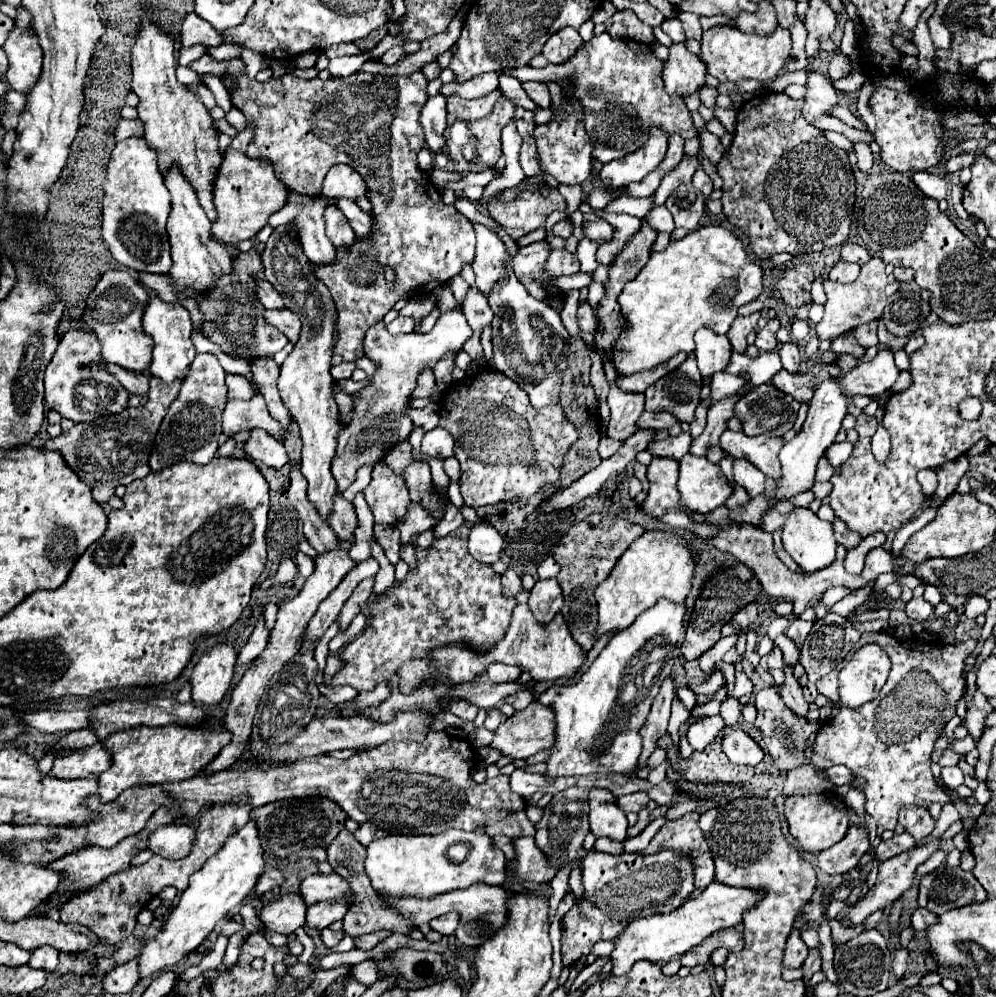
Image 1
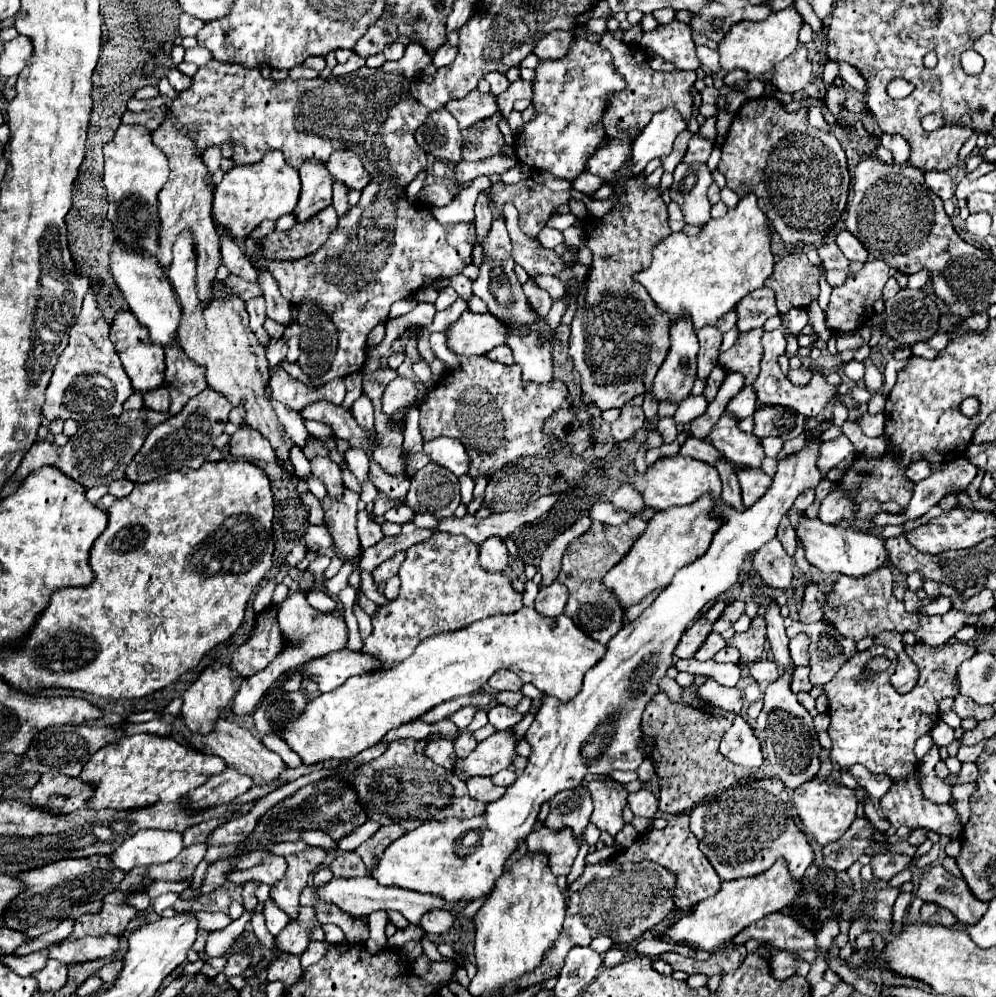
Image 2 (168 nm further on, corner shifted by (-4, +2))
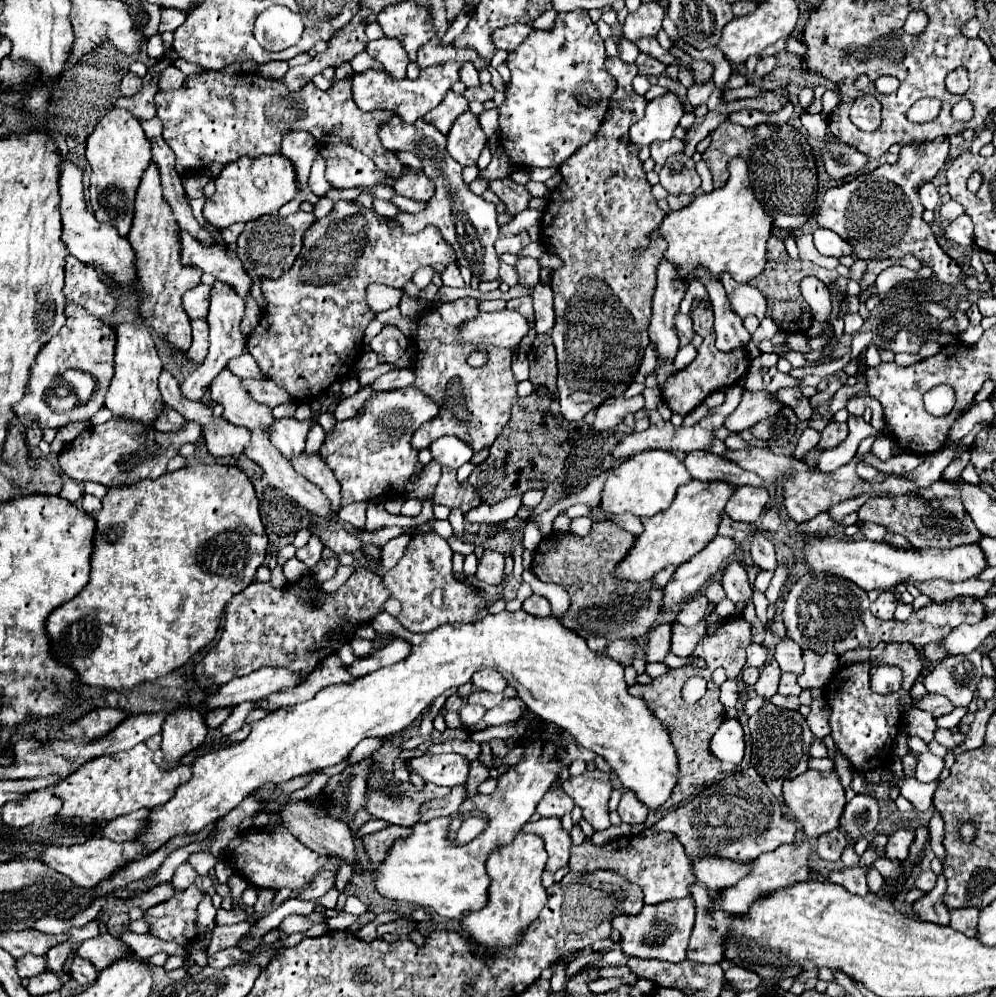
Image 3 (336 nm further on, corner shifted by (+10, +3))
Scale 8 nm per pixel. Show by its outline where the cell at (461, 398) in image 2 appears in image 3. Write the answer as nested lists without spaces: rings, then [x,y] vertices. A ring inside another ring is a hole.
[[[468,297],[434,305],[418,319],[418,333],[414,337],[414,385],[440,405],[438,417],[430,423],[424,423],[412,437],[412,445],[418,451],[432,443],[432,435],[454,435],[466,441],[474,451],[482,451],[484,445],[492,445],[496,441],[496,437],[502,433],[502,427],[510,421],[510,407],[518,399],[516,379],[510,371],[512,351],[484,345],[482,349],[490,355],[488,363],[480,369],[474,369],[466,363],[466,357],[470,351],[474,351],[474,345],[462,341],[456,331],[462,323],[474,319],[478,313],[478,301]]]

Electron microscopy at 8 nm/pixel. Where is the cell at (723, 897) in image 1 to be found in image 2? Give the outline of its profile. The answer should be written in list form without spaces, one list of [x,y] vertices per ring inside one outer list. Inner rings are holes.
[[[778,860],[770,870],[764,874],[722,882],[720,892],[712,898],[706,898],[704,902],[698,902],[686,916],[678,918],[672,926],[666,926],[662,932],[654,932],[656,938],[668,938],[672,942],[686,942],[692,944],[696,950],[708,950],[712,952],[718,946],[728,944],[736,934],[740,934],[744,928],[754,924],[756,920],[784,910],[788,904],[794,902],[798,892],[804,888],[804,884],[794,882],[786,864]]]

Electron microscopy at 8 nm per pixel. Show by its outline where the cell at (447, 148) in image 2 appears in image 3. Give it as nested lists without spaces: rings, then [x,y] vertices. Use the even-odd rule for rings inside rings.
[[[394,115],[380,125],[378,133],[382,145],[386,149],[412,151],[422,161],[422,171],[428,179],[434,181],[434,195],[426,203],[426,209],[420,213],[404,213],[400,211],[394,221],[400,223],[404,233],[418,233],[426,225],[434,225],[440,229],[442,237],[452,245],[456,253],[456,261],[462,267],[468,267],[474,277],[480,281],[498,279],[498,257],[494,251],[494,241],[498,239],[498,223],[496,223],[496,205],[484,201],[474,195],[468,185],[462,181],[462,165],[458,165],[446,151],[446,137],[434,129],[434,125],[418,119],[416,123],[406,123]]]

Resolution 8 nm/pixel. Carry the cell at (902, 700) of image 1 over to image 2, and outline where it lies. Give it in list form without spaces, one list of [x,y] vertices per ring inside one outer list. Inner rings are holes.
[[[916,642],[912,646],[904,646],[904,652],[918,666],[918,684],[908,694],[900,694],[890,684],[890,676],[896,670],[898,656],[892,648],[886,646],[872,646],[864,652],[856,652],[838,670],[838,674],[828,684],[824,684],[824,692],[830,702],[828,736],[832,738],[832,762],[838,766],[864,764],[870,772],[882,772],[890,776],[892,788],[880,798],[878,808],[894,828],[900,828],[902,824],[910,828],[922,826],[938,832],[940,836],[960,840],[964,826],[956,810],[950,804],[936,804],[928,800],[916,782],[918,758],[914,754],[914,744],[936,724],[940,714],[938,702],[942,698],[958,696],[956,670],[964,660],[972,658],[976,650],[974,646],[964,642],[952,642],[942,646],[924,646],[922,642]],[[878,654],[884,654],[892,662],[892,666],[880,676],[874,676],[872,680],[864,682],[860,670],[870,658]]]

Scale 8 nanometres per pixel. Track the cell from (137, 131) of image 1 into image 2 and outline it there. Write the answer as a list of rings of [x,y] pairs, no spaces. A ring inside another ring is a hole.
[[[156,110],[156,112],[124,112],[122,116],[122,124],[140,124],[140,126],[146,126],[148,130],[156,130],[162,122],[162,112]]]

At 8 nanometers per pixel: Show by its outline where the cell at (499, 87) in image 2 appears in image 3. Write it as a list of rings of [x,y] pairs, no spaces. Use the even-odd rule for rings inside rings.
[[[462,63],[462,69],[460,69],[460,81],[466,85],[466,87],[474,87],[478,85],[478,71],[474,69],[472,63]]]

